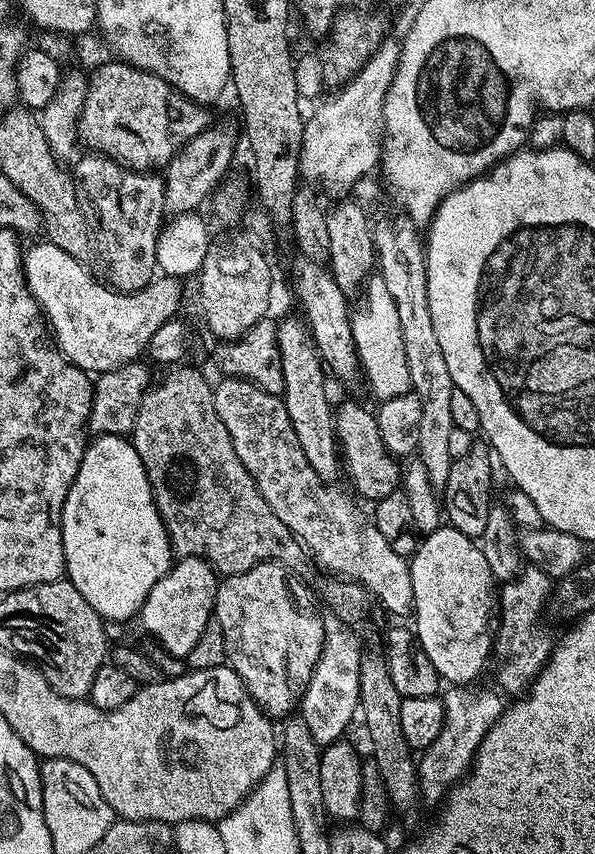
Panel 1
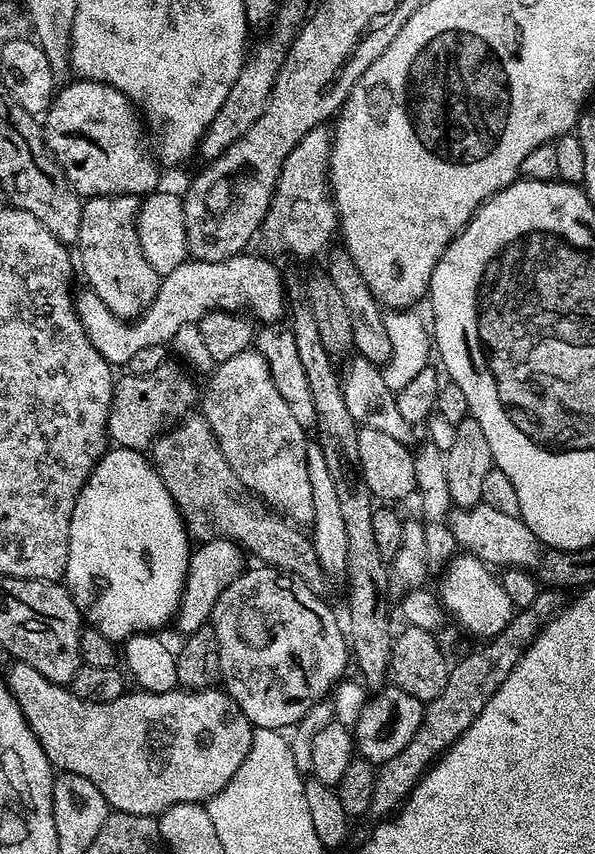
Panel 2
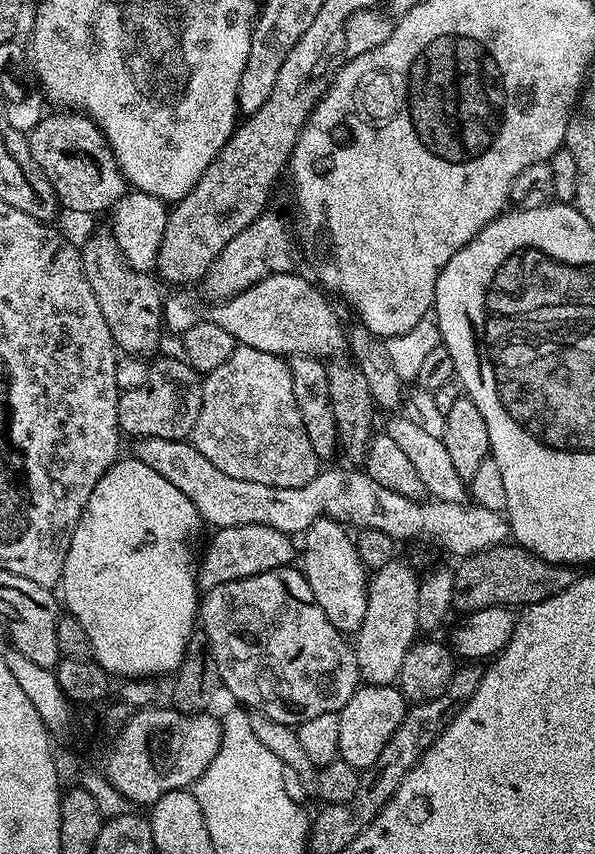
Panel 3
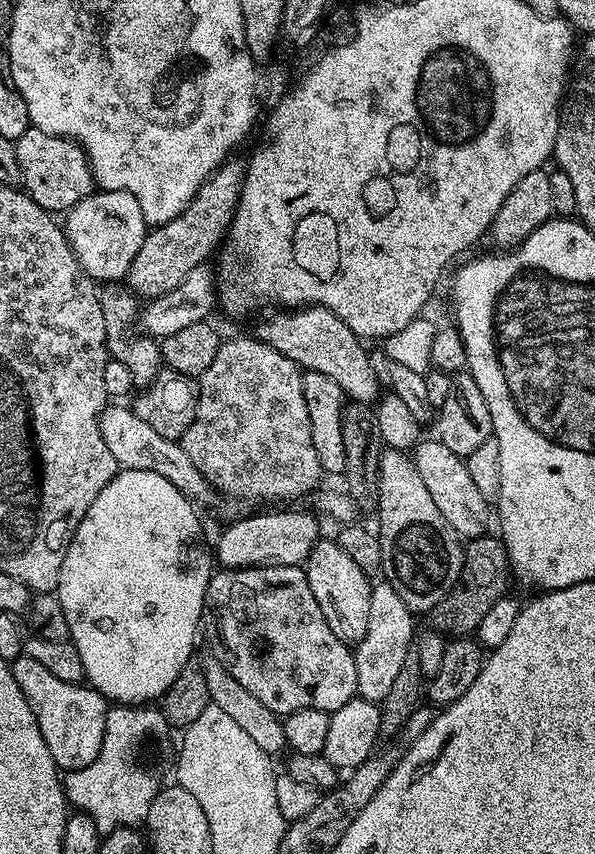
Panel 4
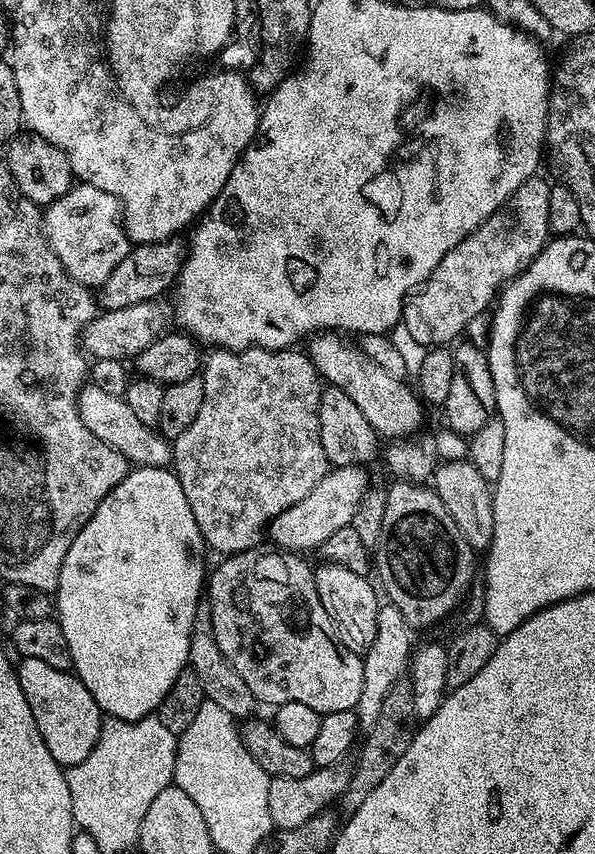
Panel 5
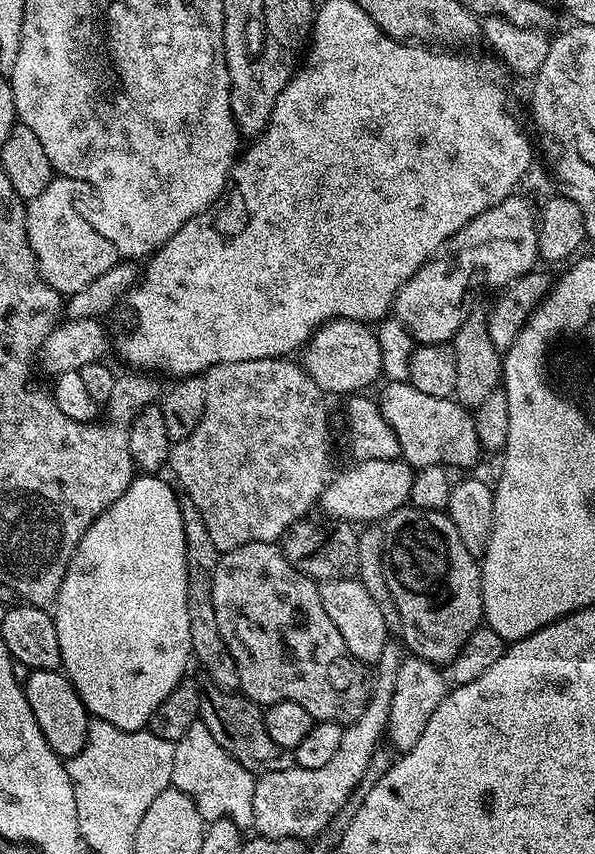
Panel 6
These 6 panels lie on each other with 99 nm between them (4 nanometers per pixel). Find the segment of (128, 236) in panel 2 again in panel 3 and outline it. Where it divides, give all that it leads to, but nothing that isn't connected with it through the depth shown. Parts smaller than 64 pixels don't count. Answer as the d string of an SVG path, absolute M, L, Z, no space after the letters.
M108 230L94 233L82 244L80 260L84 264L90 290L94 290L94 298L98 298L102 318L106 318L106 326L110 326L117 349L129 356L147 357L147 352L154 351L160 344L164 322L165 297L160 296L161 285L157 277L131 268Z

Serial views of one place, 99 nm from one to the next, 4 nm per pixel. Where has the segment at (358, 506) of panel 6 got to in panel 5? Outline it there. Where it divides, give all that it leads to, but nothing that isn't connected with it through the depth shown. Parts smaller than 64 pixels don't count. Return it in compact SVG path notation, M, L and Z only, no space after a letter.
M355 464L332 468L322 478L322 482L318 482L318 486L314 486L314 490L302 498L302 502L294 502L290 510L282 510L282 514L272 519L271 524L267 525L266 536L273 540L272 544L277 549L288 554L308 554L304 552L311 548L312 551L320 549L330 534L338 534L338 530L351 525L354 510L358 510L362 498L370 490L368 476L364 471L363 467Z

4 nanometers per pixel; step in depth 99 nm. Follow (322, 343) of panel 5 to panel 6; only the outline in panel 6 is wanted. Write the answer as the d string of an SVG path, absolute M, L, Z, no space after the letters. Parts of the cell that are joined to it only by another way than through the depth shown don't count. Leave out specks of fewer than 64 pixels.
M403 381L388 382L378 395L378 403L386 422L398 434L400 456L419 470L439 464L449 470L472 468L482 457L476 417L456 399L422 394L413 384Z

